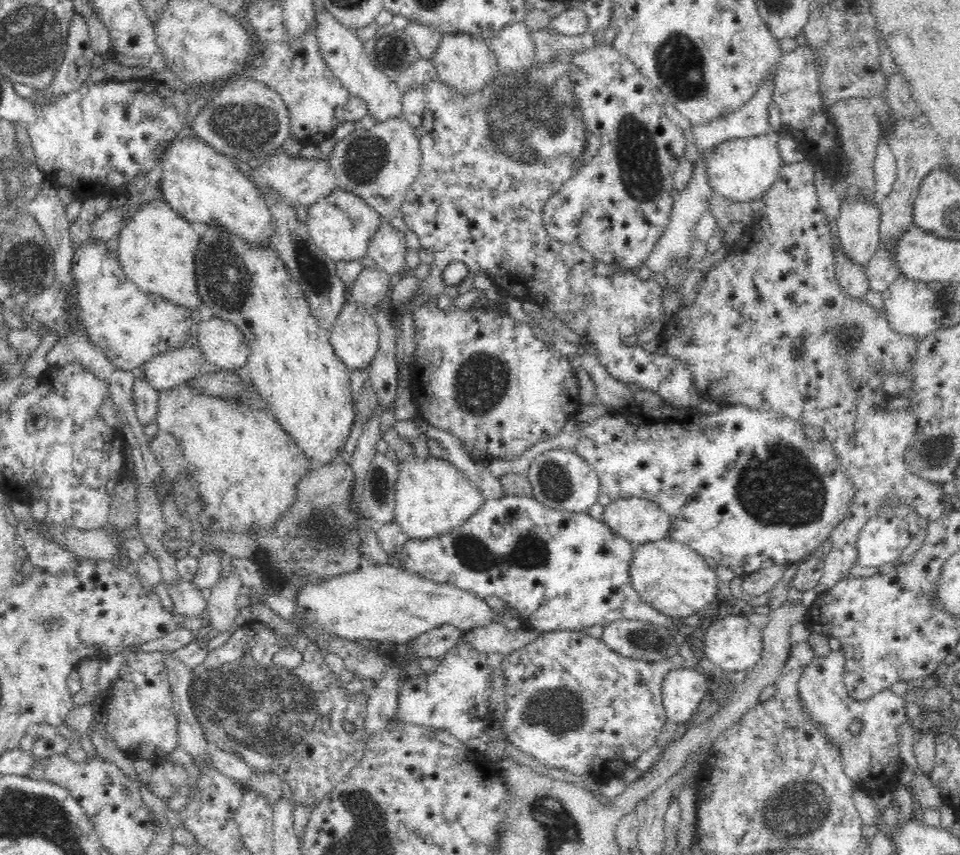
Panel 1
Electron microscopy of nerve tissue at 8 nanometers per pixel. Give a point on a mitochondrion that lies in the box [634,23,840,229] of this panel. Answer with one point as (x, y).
(679, 64)

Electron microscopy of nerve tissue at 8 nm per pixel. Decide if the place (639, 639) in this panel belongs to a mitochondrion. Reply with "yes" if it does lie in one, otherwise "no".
yes

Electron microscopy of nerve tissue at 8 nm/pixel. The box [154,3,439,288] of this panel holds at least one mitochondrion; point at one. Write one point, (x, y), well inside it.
(246, 126)

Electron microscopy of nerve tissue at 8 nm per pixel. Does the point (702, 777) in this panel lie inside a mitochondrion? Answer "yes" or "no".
no

